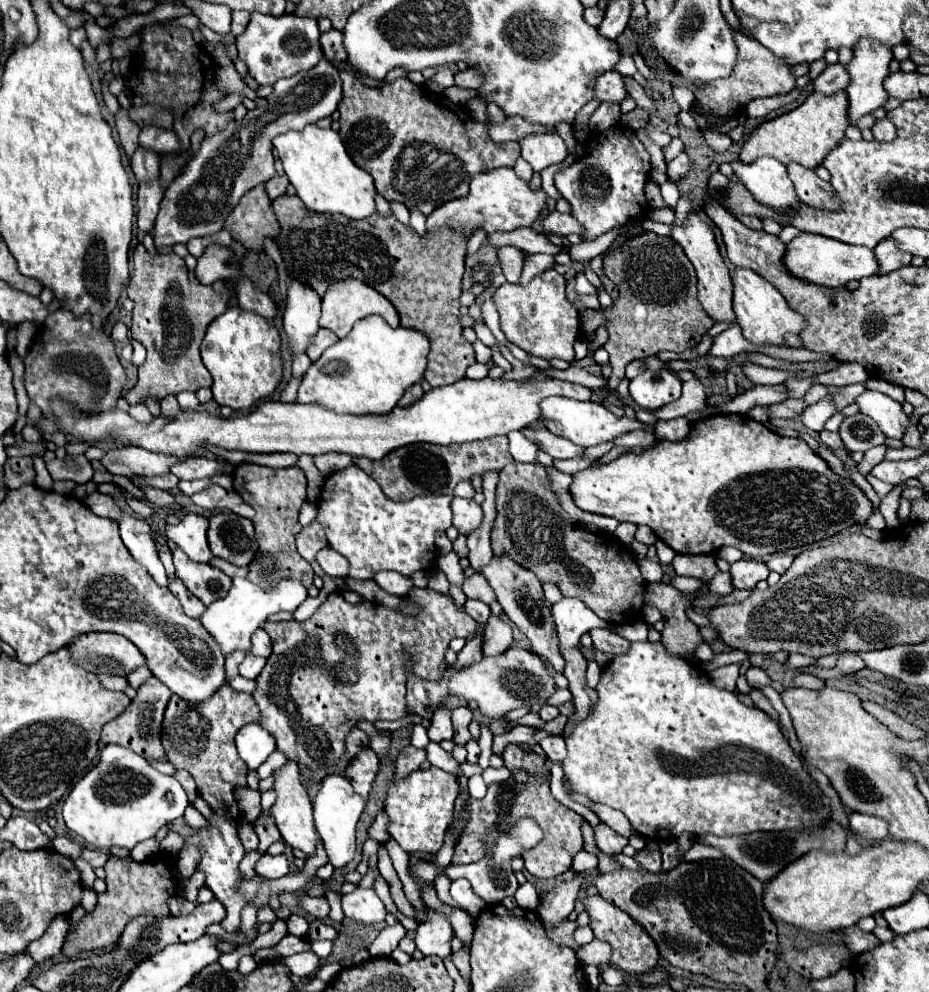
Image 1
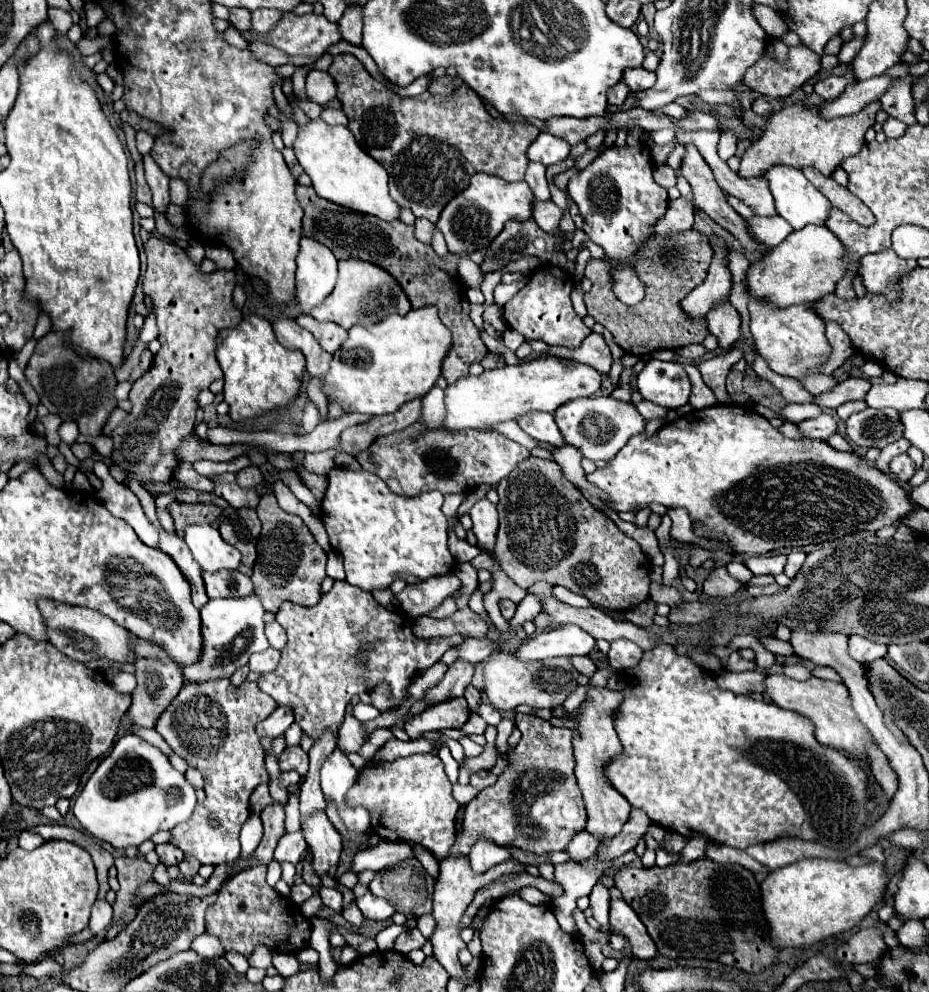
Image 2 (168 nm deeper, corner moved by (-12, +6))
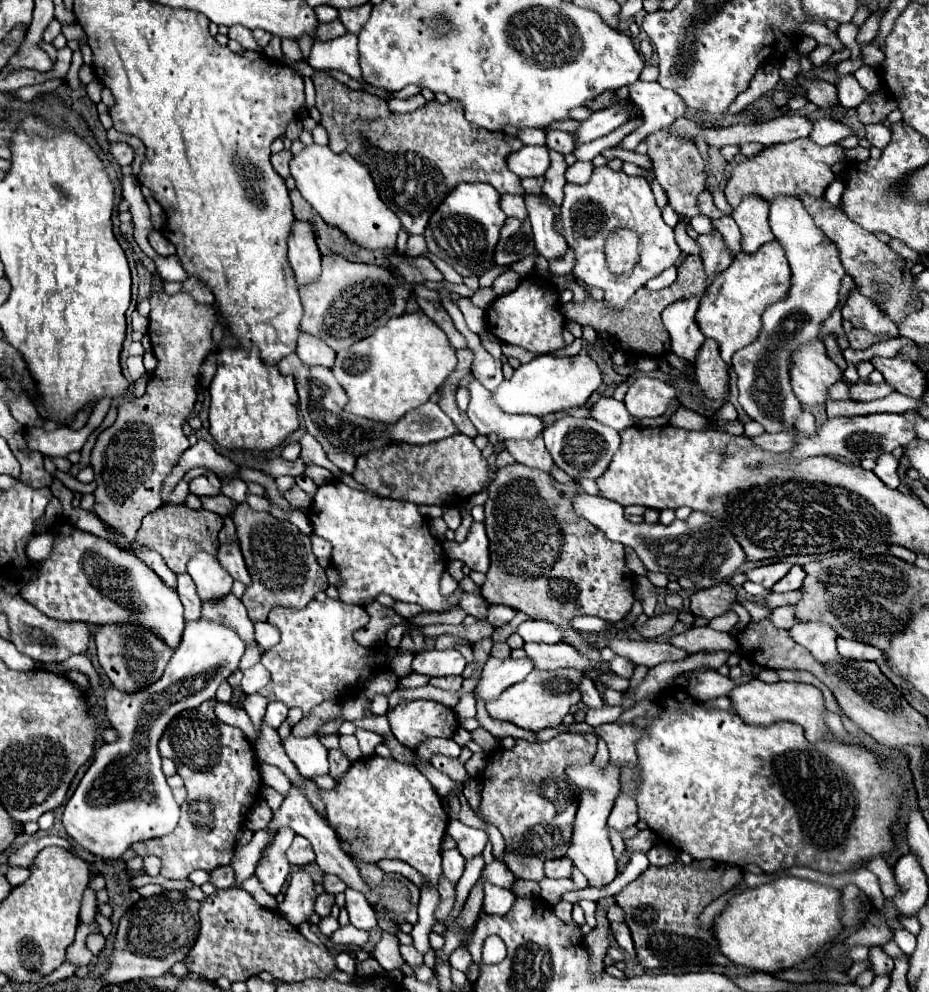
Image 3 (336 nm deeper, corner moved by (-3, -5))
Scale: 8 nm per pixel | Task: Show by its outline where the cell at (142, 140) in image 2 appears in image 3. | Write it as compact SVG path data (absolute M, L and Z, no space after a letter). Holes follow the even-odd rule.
M125 142L111 144L109 152L111 152L111 156L113 156L121 166L125 166L125 164L131 164L131 162L133 162L133 148L131 148L129 144L125 144Z

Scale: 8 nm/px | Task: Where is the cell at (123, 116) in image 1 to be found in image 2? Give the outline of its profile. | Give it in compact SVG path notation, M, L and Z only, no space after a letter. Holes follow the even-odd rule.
M142 161L136 165L136 201L144 201L144 203L152 205L152 195L150 195L150 189L146 185L146 179L144 179Z

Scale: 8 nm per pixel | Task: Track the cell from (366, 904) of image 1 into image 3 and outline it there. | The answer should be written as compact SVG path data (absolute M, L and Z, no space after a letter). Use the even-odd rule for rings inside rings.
M347 888L345 896L347 896L345 906L347 906L347 912L349 912L351 924L359 930L375 928L377 926L377 916L375 916L375 910L369 906L367 898L361 892L355 892L353 888Z

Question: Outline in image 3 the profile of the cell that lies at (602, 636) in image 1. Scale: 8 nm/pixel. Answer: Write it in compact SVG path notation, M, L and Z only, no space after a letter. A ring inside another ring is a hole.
M615 656L611 662L609 662L609 670L623 676L623 678L631 678L633 676L633 670L635 666L631 664L631 660L623 658L623 656Z

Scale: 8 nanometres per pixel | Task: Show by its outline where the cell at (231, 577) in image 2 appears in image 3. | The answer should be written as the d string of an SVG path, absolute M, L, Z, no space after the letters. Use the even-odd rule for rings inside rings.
M227 594L227 596L223 596L223 600L203 602L203 616L233 628L245 640L245 644L255 642L253 624L247 616L243 602L235 594Z

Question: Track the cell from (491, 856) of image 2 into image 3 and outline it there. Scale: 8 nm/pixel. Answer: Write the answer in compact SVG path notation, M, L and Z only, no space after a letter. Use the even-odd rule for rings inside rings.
M459 820L457 822L449 822L447 834L455 838L457 850L459 850L459 854L463 854L465 862L481 856L483 848L487 846L487 834L483 830L469 828L469 826L461 824Z

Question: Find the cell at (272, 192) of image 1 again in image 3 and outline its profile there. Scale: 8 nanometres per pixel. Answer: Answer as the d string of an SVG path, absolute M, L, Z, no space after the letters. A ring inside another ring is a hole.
M289 150L271 154L271 164L273 164L275 172L277 172L281 178L289 178L289 160L291 160L291 158L293 158L293 154L291 154Z

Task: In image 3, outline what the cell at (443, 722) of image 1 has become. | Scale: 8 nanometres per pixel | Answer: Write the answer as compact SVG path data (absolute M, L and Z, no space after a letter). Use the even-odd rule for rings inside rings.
M435 700L399 704L387 716L395 738L411 750L415 750L423 740L431 736L451 738L459 728L455 712Z

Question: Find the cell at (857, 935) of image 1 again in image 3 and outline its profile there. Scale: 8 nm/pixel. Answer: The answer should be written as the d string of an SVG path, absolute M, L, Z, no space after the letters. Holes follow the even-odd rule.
M871 948L869 950L869 958L871 958L871 968L875 970L875 974L891 972L893 960L883 952L883 948Z

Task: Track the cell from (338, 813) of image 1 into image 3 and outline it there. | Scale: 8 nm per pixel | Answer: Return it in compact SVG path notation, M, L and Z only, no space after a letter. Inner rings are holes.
M289 736L281 742L285 746L285 752L293 760L293 764L299 768L299 772L313 780L317 776L329 774L329 760L327 760L327 748L319 742L317 736L309 738L295 738Z

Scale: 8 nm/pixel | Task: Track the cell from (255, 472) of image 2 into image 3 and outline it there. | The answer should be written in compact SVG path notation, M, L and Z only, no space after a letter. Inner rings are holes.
M237 542L231 544L221 544L217 550L217 560L223 564L223 568L239 582L243 584L251 584L251 576L245 568L245 560L241 554L241 548Z

